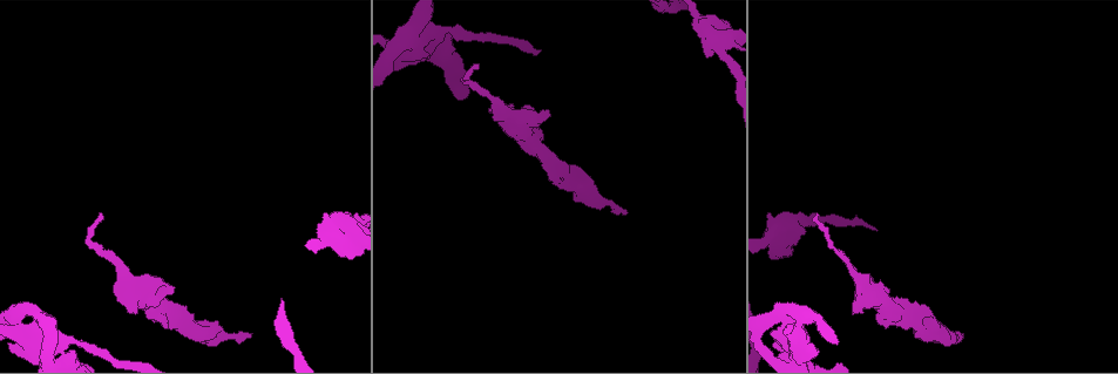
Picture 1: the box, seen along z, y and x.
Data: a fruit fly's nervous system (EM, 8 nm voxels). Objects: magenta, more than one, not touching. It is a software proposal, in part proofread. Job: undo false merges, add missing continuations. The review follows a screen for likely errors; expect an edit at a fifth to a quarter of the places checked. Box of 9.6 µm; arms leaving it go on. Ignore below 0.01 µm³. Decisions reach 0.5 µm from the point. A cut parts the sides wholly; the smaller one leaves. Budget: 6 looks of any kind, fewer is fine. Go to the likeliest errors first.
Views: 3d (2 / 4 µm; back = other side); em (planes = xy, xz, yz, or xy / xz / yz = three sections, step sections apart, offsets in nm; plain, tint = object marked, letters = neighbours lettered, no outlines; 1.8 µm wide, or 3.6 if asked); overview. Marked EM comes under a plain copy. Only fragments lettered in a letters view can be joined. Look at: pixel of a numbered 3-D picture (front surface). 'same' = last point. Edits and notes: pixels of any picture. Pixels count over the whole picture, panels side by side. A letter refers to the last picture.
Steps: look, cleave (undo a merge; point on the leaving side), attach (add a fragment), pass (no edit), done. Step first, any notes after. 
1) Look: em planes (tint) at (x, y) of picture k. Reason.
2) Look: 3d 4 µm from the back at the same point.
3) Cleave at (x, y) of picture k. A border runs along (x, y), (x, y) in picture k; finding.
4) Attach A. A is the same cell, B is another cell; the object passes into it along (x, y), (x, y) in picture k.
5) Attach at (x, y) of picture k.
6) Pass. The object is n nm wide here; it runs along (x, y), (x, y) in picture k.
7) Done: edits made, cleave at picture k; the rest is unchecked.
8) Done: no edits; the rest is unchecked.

Look: em xy step 16 (tint) at (547, 119) of picture 1. An open end.

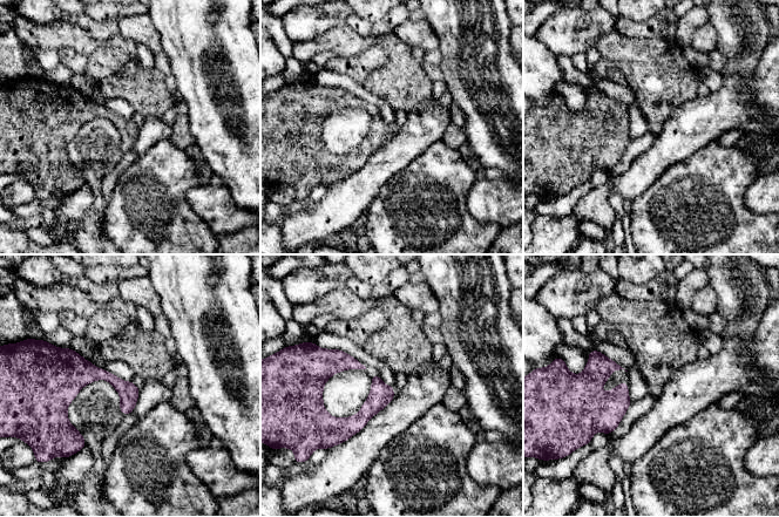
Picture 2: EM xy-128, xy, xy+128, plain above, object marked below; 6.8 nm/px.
Look: em planes (letters) at the same point.

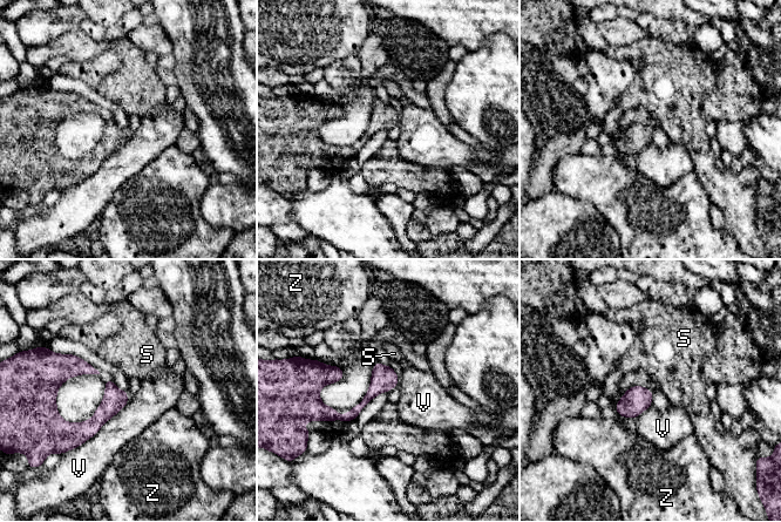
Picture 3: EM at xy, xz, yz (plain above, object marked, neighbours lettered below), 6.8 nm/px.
Pass. The object is 160 nm wide here; S, V and Z are other cells; no lettered fragment goes on from it.

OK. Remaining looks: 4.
Look: em yz step 4 (letters) at (324, 212) of picture 1. Free end.

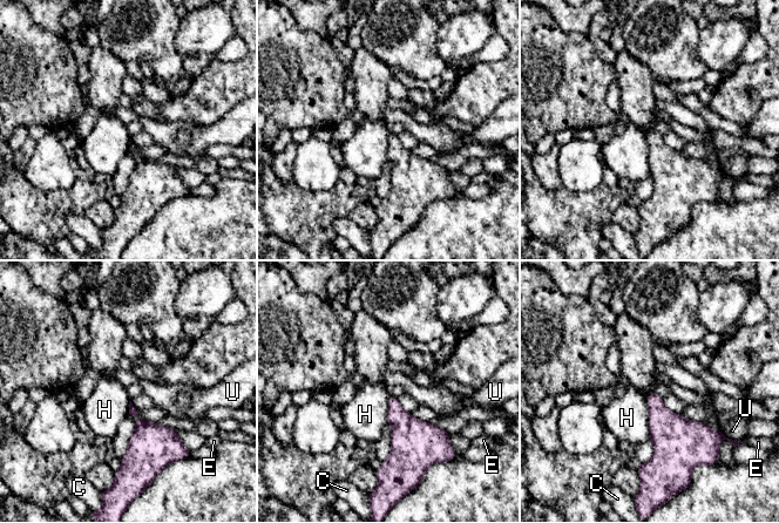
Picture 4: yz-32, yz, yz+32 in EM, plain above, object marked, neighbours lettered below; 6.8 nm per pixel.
Pass. C, E, H and U are other cells; a border runs along (648, 395), (648, 430), (650, 435) in picture 4; no lettered fragment goes on from it.

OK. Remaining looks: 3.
Look: em yz step 4 (tint) at (23, 305) of picture 1. Touches itself.

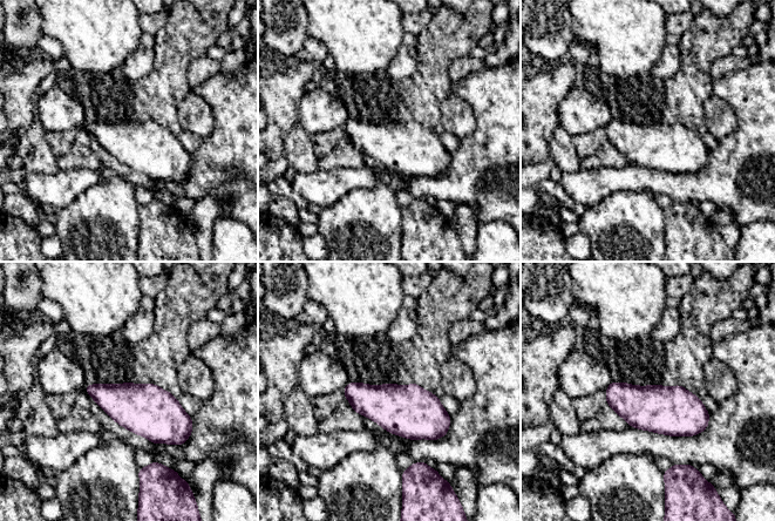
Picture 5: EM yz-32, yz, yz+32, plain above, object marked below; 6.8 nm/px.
Look: em xy step 4 (letters) at the same point.

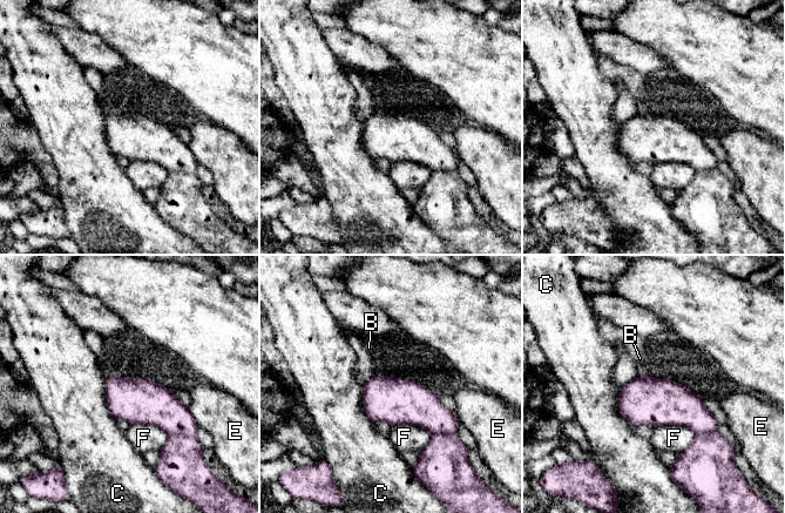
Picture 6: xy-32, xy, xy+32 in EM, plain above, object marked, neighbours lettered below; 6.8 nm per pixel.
Cleave at (158, 406) of picture 6. B, C, E and F are other cells; a border runs along (169, 433), (193, 437) in picture 6; a second cell is stuck on.

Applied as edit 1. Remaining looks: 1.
Done: edits made, cleave at picture 6; the rest is unchecked.

